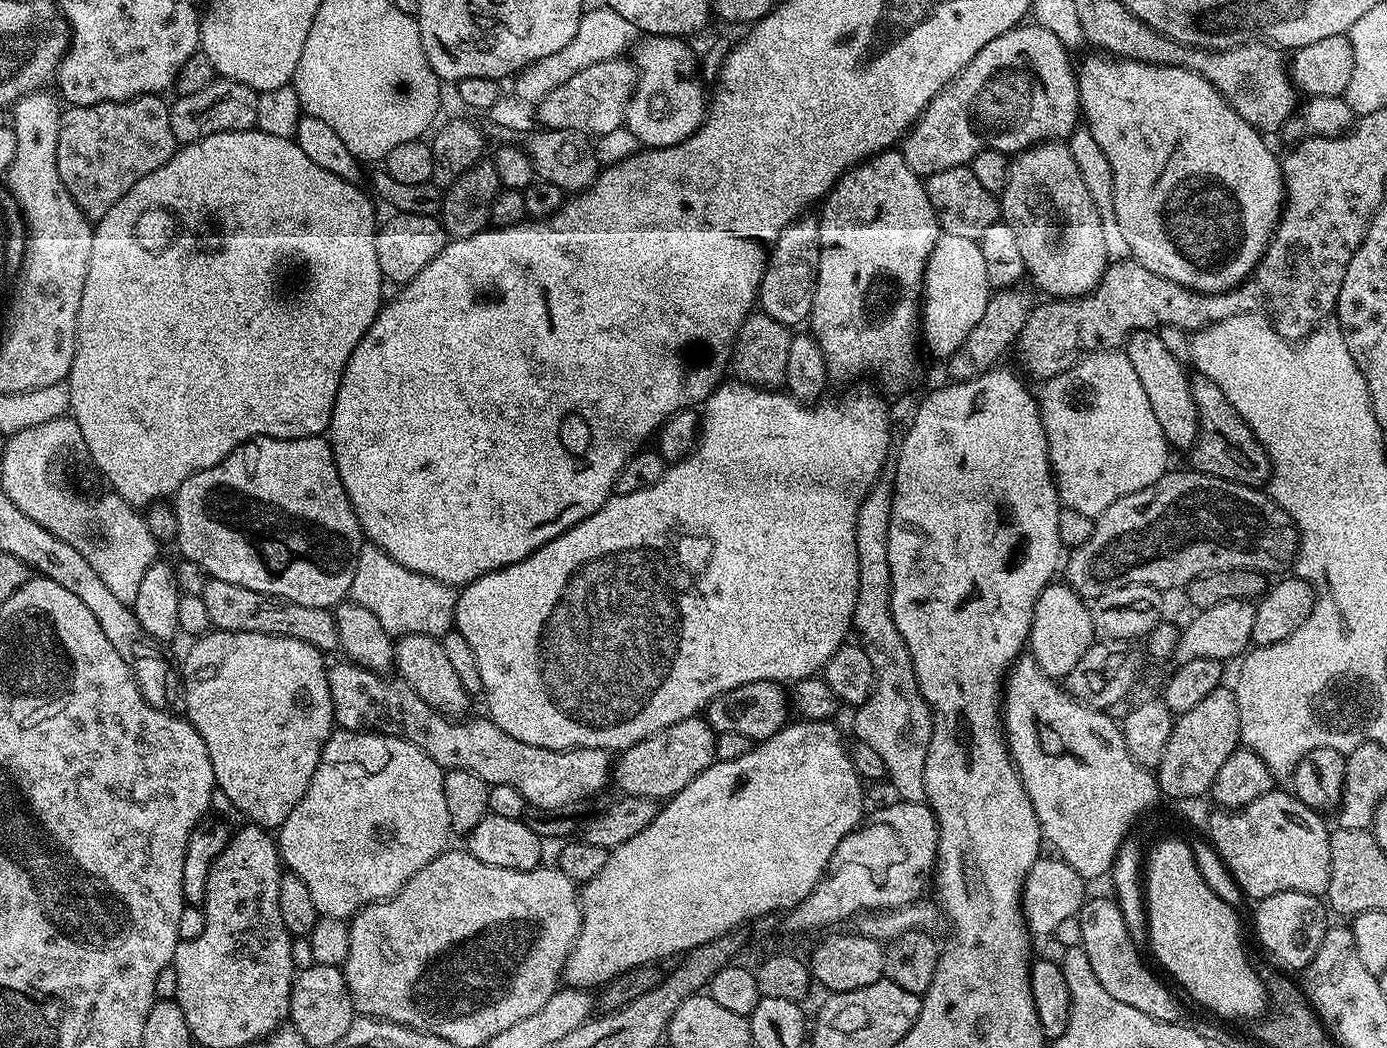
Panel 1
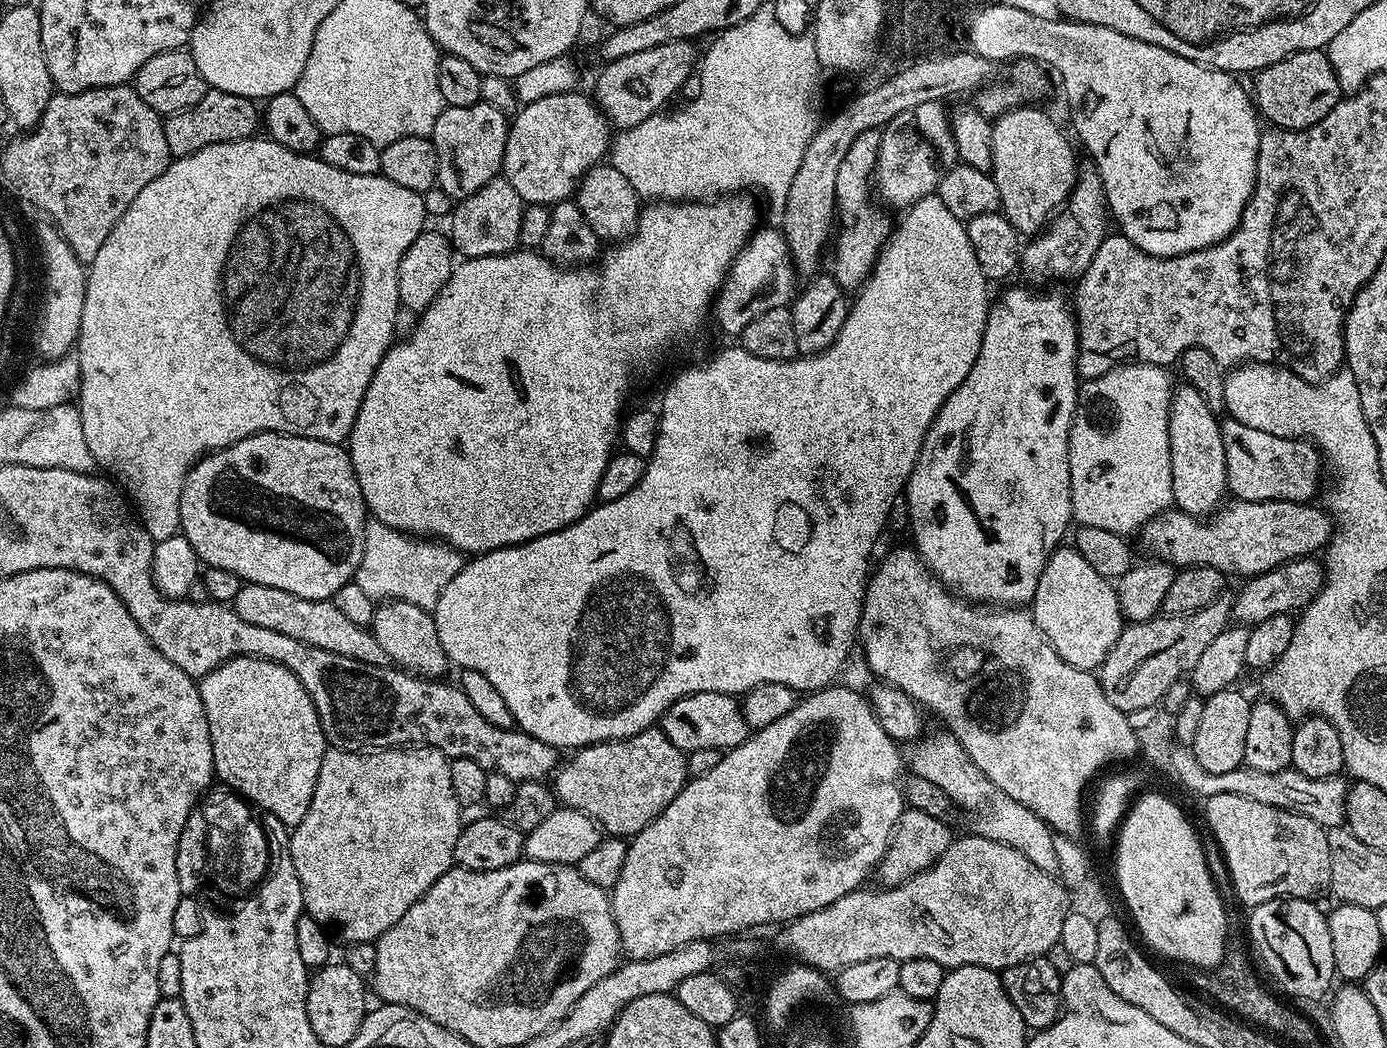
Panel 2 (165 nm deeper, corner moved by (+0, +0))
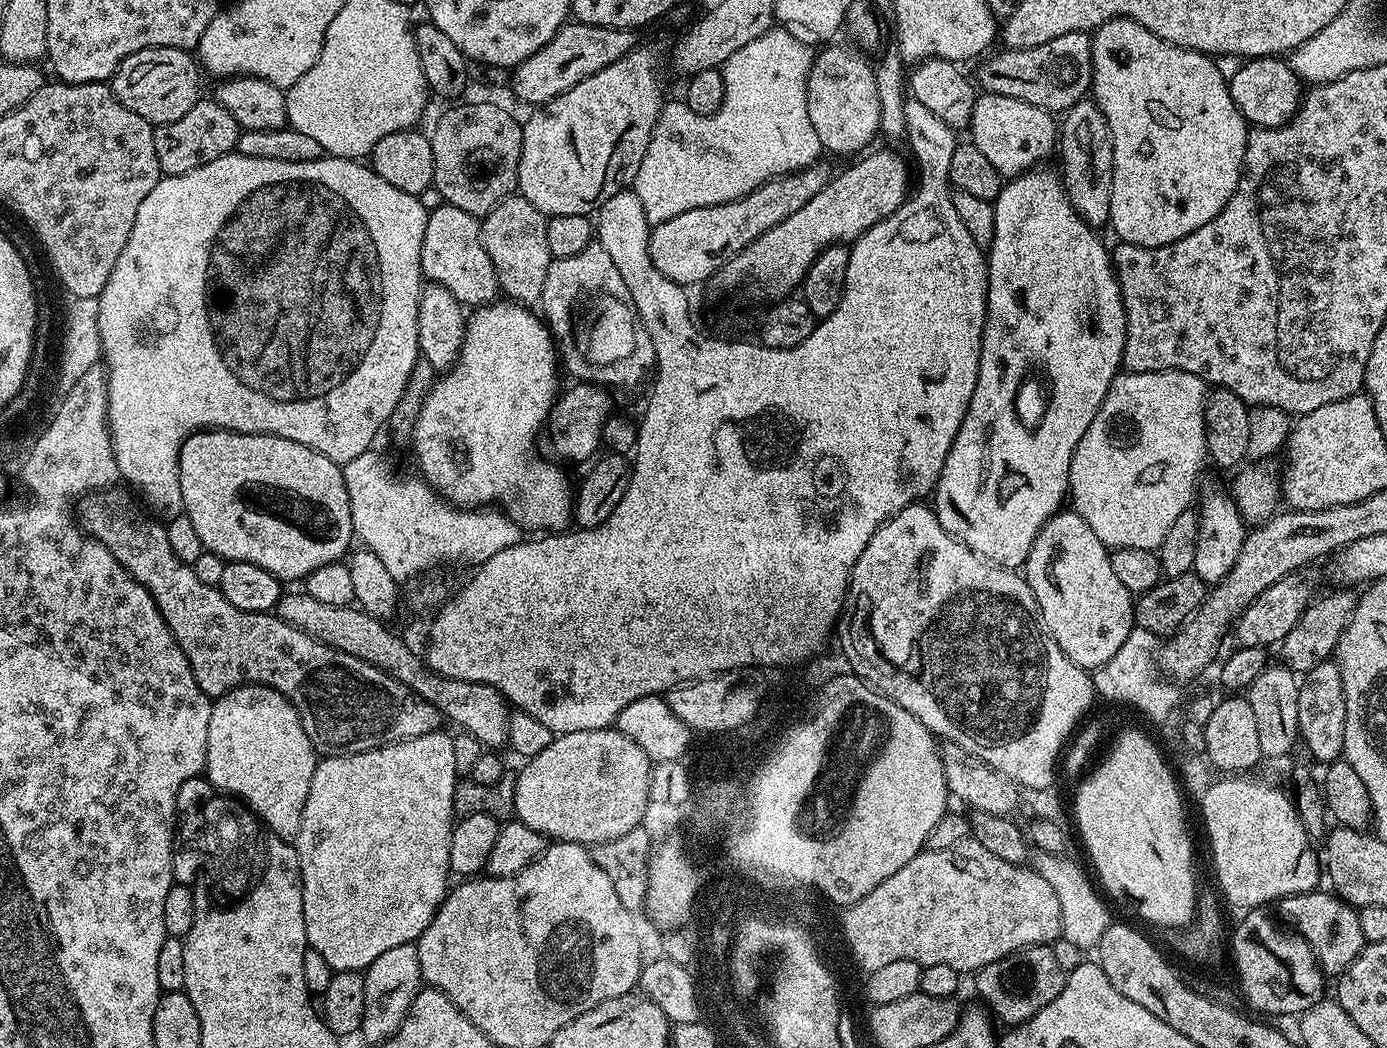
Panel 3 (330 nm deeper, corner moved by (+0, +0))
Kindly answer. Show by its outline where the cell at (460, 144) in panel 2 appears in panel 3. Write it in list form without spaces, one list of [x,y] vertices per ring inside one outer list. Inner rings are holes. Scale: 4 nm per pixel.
[[[460,104],[448,106],[448,109],[436,120],[430,131],[434,150],[434,178],[432,183],[442,194],[445,204],[458,206],[466,214],[483,218],[494,206],[498,206],[507,196],[513,195],[518,188],[518,162],[522,154],[521,121],[515,120],[504,108],[496,104]]]

